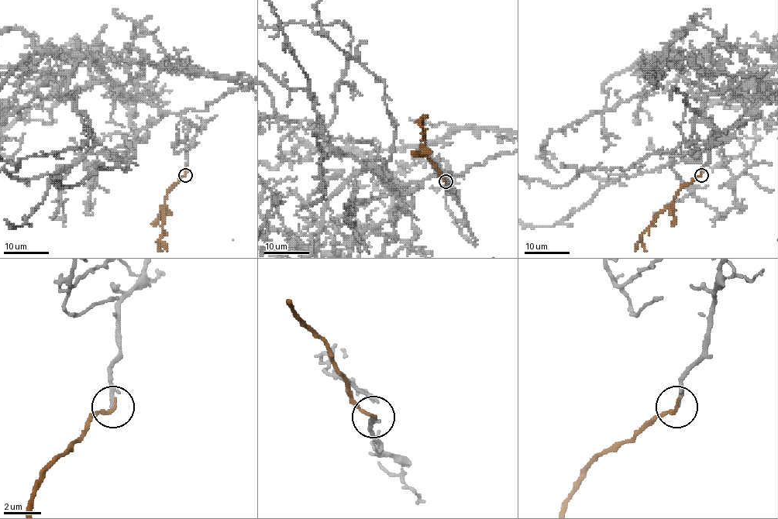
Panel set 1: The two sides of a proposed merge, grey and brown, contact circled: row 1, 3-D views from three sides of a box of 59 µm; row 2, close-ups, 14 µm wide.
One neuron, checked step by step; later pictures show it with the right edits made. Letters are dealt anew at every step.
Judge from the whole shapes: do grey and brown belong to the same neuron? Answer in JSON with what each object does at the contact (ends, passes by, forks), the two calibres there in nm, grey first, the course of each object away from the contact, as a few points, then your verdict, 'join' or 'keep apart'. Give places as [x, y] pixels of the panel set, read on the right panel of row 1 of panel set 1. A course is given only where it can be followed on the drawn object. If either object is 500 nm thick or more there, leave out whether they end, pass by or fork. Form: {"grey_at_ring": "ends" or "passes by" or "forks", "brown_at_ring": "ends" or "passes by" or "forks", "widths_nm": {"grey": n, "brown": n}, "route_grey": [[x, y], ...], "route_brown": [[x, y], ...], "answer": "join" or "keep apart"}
{"grey_at_ring": "ends", "brown_at_ring": "ends", "widths_nm": {"grey": 190, "brown": 180}, "route_grey": [[701, 174], [717, 130], [696, 117], [703, 98], [671, 51], [647, 53], [559, 132]], "route_brown": [[701, 174], [686, 183], [642, 235], [642, 243], [647, 250]], "answer": "join"}

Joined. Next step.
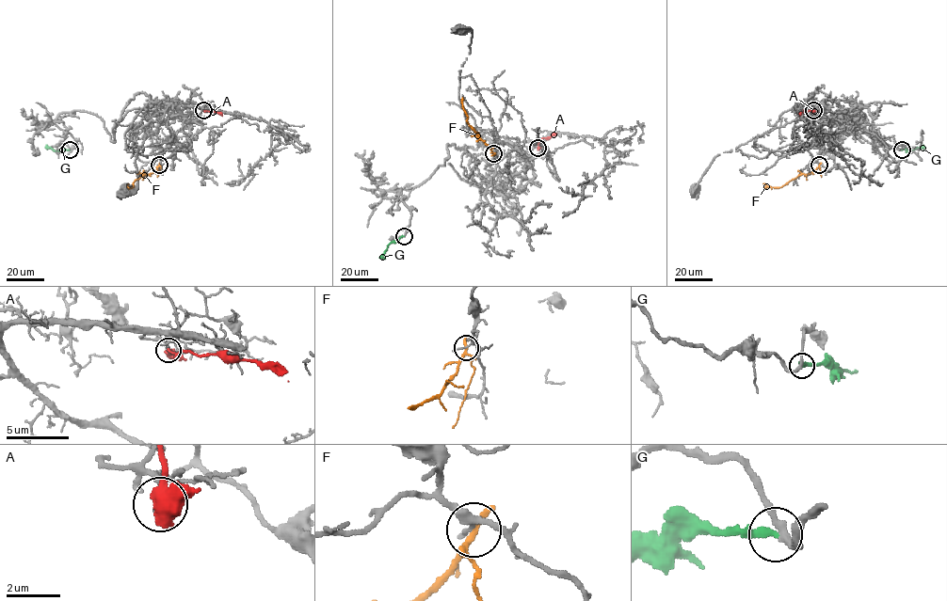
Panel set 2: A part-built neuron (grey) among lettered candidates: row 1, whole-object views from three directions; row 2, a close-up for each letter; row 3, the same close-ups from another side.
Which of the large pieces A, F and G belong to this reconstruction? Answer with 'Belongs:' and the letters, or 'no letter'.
Belongs: G

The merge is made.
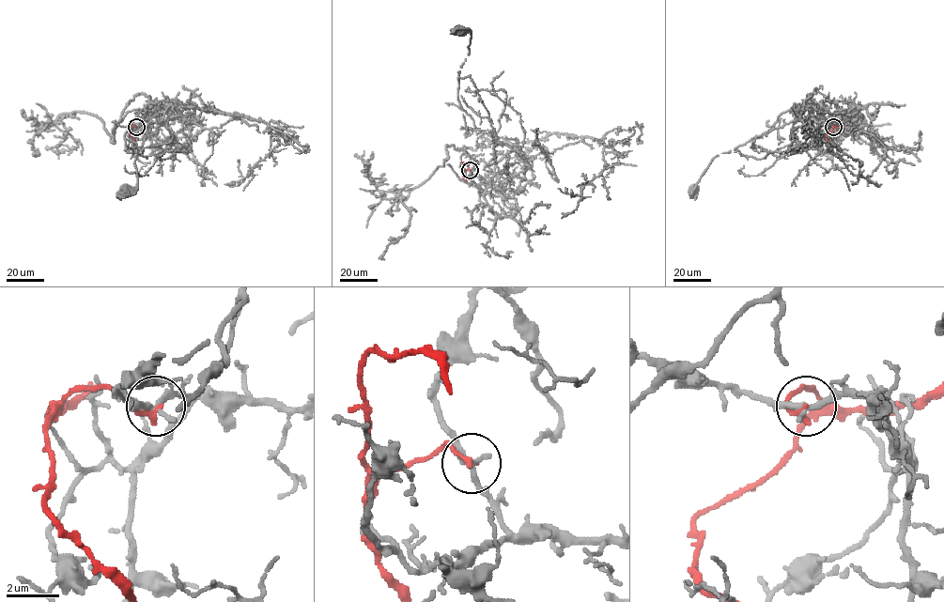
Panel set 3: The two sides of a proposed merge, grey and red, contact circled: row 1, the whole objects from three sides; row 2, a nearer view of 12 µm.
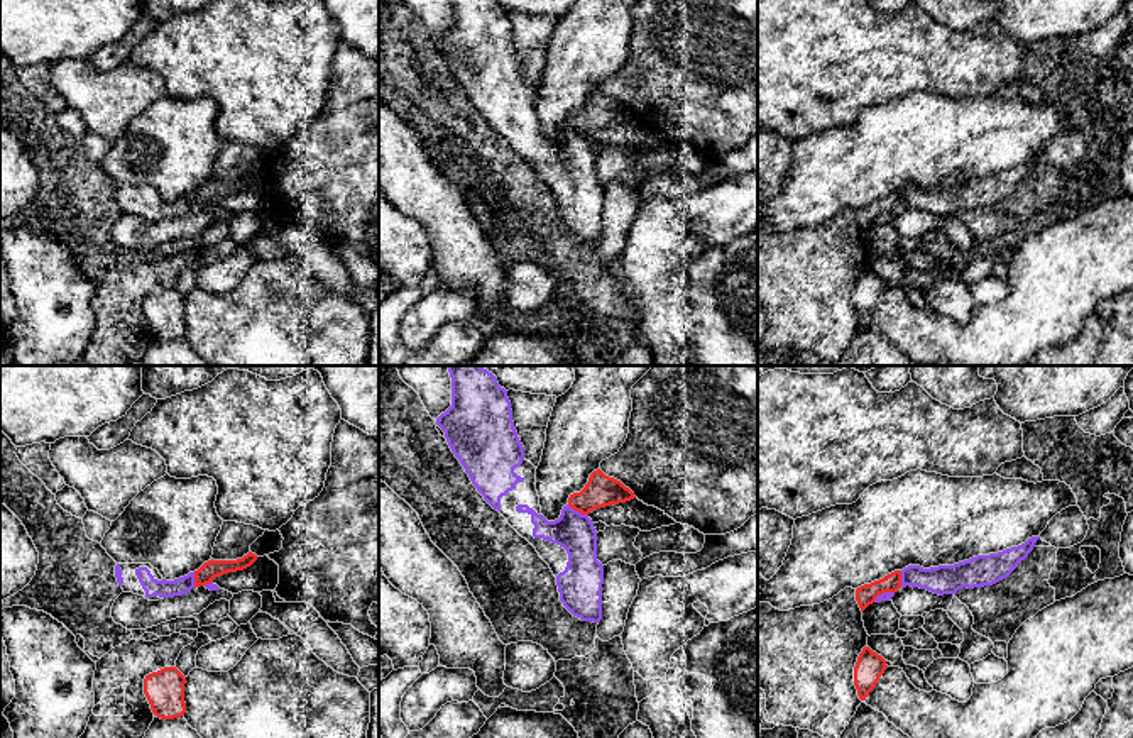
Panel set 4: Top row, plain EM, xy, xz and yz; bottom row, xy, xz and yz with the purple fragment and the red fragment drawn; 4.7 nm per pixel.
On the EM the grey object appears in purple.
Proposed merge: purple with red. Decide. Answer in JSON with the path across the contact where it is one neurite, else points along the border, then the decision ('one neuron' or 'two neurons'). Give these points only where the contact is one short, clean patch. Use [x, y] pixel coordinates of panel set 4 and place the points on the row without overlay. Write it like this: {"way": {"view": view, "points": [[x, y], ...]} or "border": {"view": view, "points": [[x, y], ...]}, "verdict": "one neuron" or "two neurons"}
{"verdict": "two neurons"}

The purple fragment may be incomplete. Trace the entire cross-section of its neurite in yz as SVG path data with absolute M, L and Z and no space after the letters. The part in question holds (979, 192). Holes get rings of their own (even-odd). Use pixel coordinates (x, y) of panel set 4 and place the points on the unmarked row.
M1040 157L998 174L977 176L954 186L923 190L908 186L901 191L901 208L911 207L933 215L955 215L959 210L993 207L1006 200L1028 178Z

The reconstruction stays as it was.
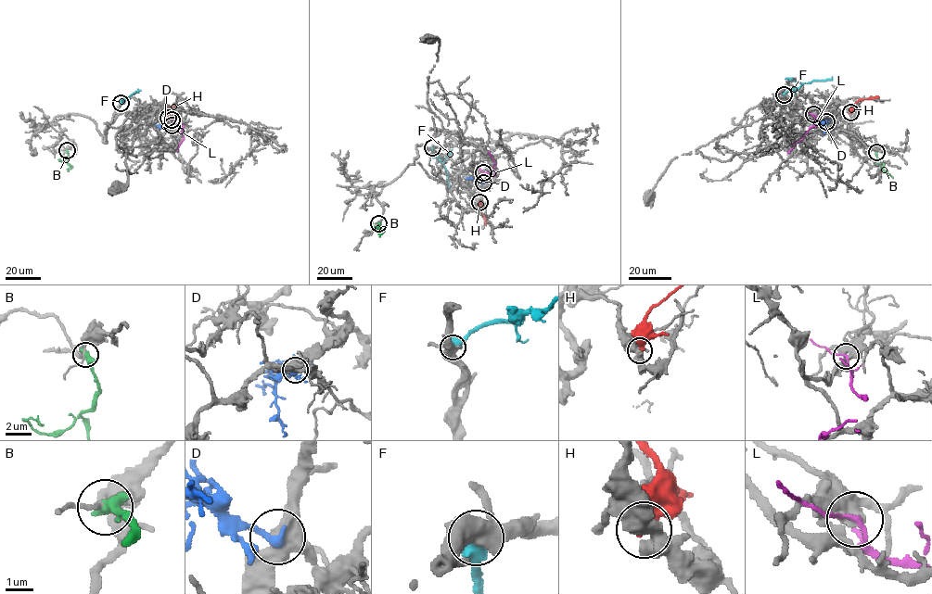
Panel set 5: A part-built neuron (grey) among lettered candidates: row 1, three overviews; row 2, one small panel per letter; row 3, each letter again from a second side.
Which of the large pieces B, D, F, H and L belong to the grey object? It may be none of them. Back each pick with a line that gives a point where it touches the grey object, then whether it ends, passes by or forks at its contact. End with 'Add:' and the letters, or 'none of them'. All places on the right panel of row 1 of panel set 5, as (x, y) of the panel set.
Add: none of them

